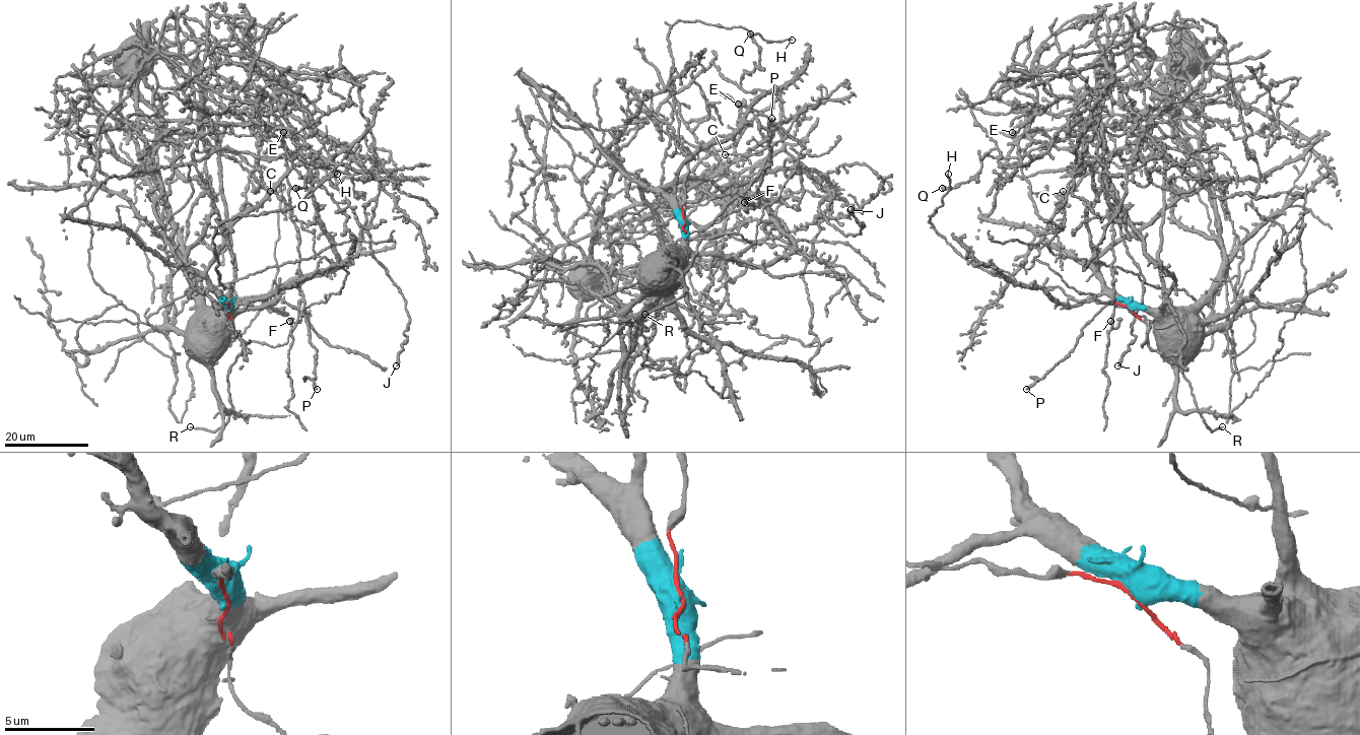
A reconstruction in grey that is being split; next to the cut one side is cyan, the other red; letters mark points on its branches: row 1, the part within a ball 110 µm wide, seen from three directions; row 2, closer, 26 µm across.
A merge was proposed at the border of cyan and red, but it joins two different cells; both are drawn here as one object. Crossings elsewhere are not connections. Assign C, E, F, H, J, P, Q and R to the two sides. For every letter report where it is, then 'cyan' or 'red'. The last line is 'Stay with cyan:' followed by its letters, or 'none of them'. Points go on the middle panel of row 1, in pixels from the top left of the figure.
C: place (725, 154); red
E: place (738, 104); cyan
F: place (744, 202); cyan
H: place (792, 40); red
J: place (851, 209); cyan
P: place (771, 118); cyan
Q: place (750, 34); cyan
R: place (644, 314); red
Stay with cyan: E, F, J, P, Q

